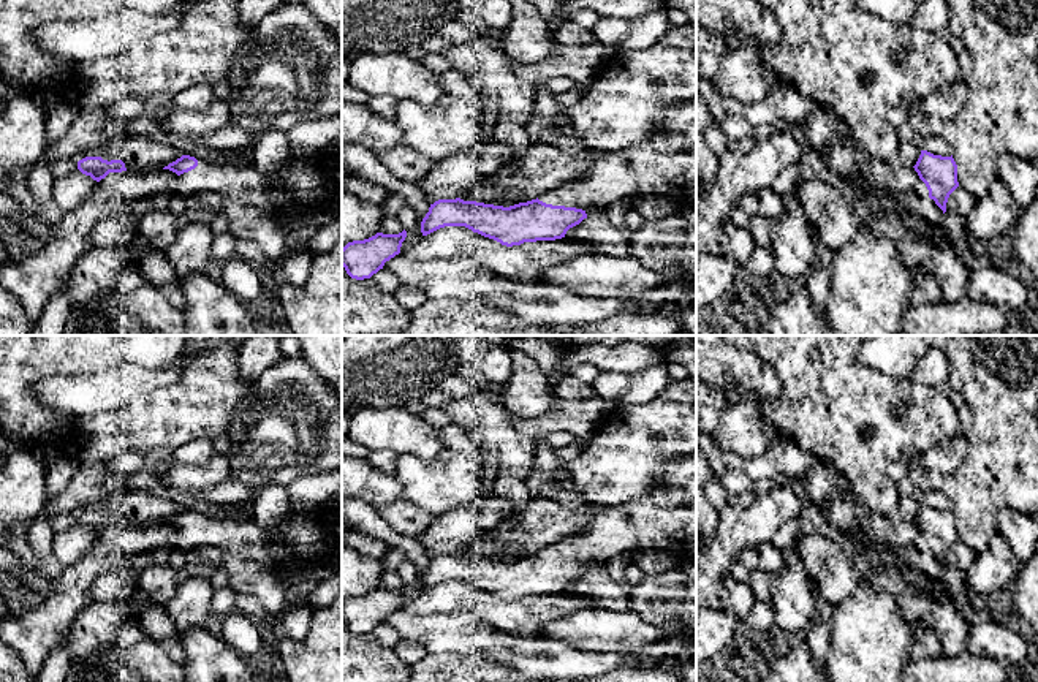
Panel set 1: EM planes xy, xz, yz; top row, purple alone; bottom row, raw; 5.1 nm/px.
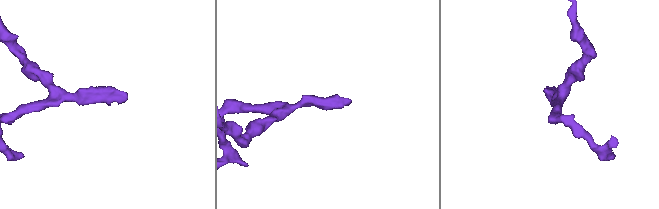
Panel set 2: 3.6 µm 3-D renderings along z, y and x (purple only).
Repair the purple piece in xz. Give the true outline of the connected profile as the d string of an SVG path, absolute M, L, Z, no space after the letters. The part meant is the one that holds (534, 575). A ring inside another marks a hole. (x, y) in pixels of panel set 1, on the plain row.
M696 454L668 460L647 495L617 506L597 506L579 533L549 544L536 554L510 562L460 552L438 554L430 559L422 573L421 587L427 590L445 581L465 581L506 601L555 595L587 573L589 562L606 563L617 554L641 551L668 551L684 559L696 559Z

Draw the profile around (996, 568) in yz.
M995 533L989 547L976 554L972 566L965 571L965 581L972 592L987 598L991 593L1010 587L1021 565L1003 536Z

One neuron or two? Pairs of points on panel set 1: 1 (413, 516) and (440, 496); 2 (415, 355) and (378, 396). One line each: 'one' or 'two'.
1: two
2: one

